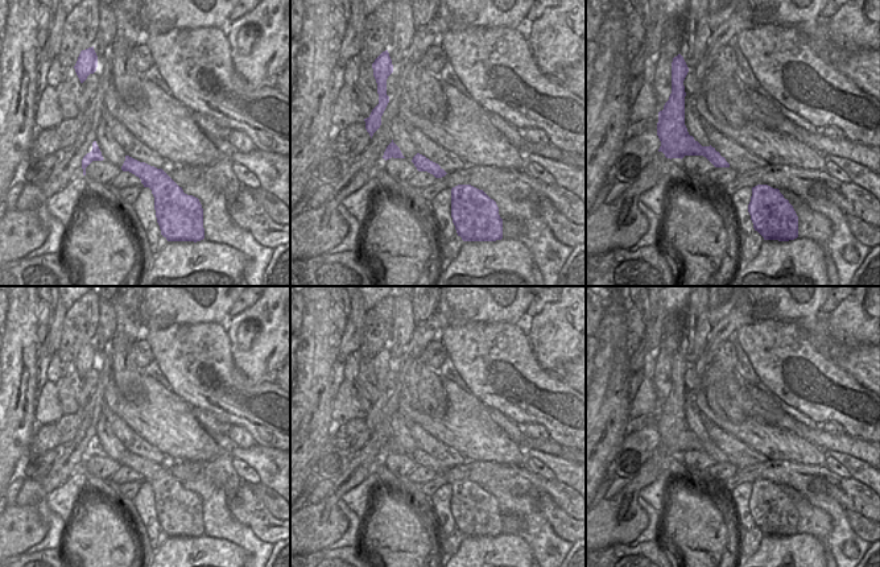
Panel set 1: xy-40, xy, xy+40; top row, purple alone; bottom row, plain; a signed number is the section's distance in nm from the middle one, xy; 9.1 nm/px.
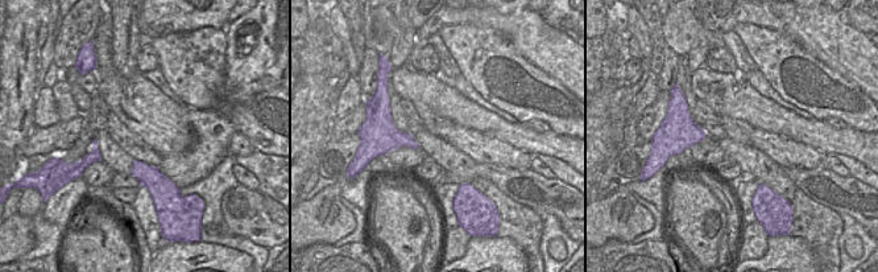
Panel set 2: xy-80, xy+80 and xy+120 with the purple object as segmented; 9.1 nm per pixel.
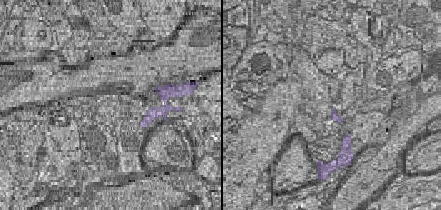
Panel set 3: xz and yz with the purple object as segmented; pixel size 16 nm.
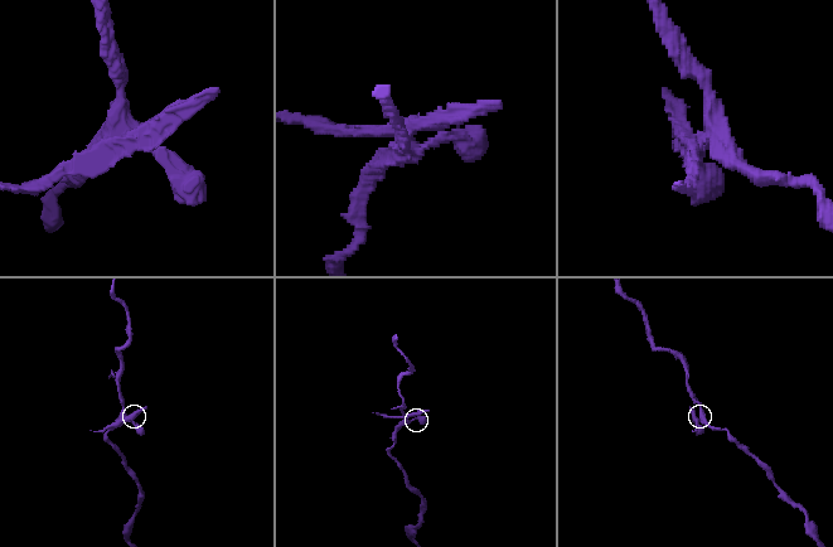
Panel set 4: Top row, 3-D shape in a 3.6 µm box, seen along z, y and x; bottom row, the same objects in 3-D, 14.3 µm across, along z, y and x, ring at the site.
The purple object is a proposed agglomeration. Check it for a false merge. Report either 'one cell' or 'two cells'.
two cells

